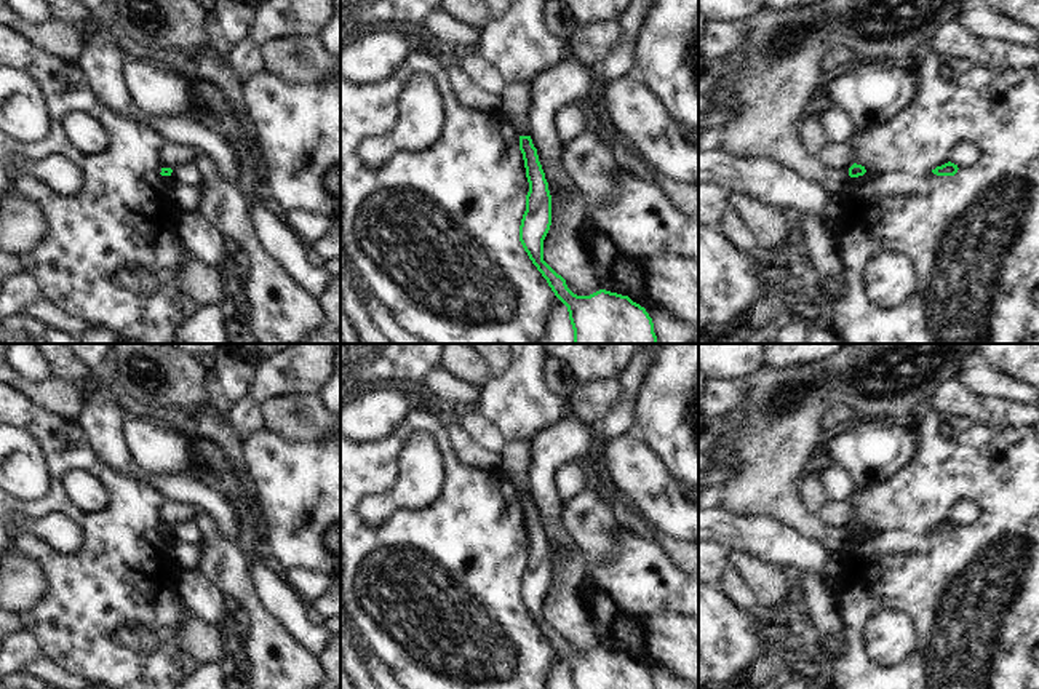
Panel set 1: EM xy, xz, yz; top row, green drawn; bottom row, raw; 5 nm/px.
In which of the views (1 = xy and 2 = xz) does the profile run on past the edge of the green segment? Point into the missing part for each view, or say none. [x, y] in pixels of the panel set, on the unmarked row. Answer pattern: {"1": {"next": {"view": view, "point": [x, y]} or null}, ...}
{"1": {"next": null}, "2": {"next": null}}

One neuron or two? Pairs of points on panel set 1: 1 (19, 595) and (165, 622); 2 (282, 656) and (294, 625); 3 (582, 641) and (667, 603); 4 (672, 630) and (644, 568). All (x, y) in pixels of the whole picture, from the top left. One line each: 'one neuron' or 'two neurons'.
1: one neuron
2: two neurons
3: two neurons
4: one neuron

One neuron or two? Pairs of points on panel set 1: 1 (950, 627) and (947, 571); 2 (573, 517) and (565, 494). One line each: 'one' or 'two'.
1: one
2: two

